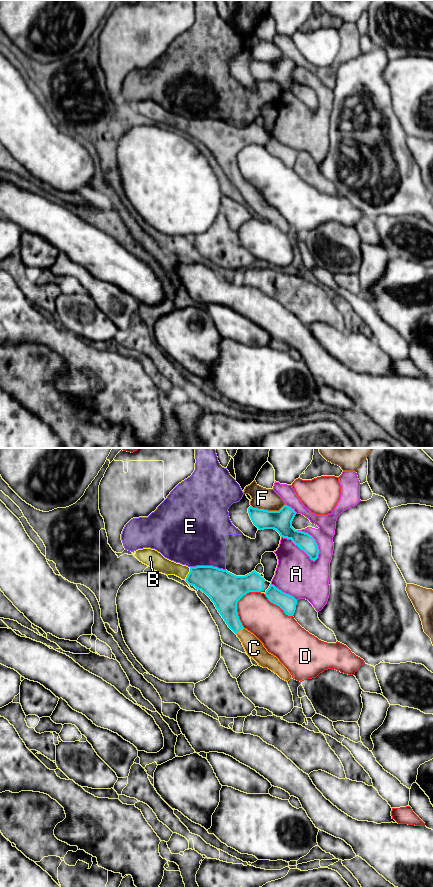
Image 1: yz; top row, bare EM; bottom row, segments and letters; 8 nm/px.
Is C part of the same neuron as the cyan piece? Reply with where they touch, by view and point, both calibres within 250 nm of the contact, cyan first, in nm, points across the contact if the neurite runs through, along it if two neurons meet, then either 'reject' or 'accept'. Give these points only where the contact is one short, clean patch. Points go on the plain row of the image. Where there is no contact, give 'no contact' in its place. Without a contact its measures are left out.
meets cyan in yz at (239, 182); 180 nm thick on the cyan side, 150 nm on the other; accept

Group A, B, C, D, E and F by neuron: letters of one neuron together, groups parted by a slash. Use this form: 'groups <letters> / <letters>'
groups A / B C / D / E / F

